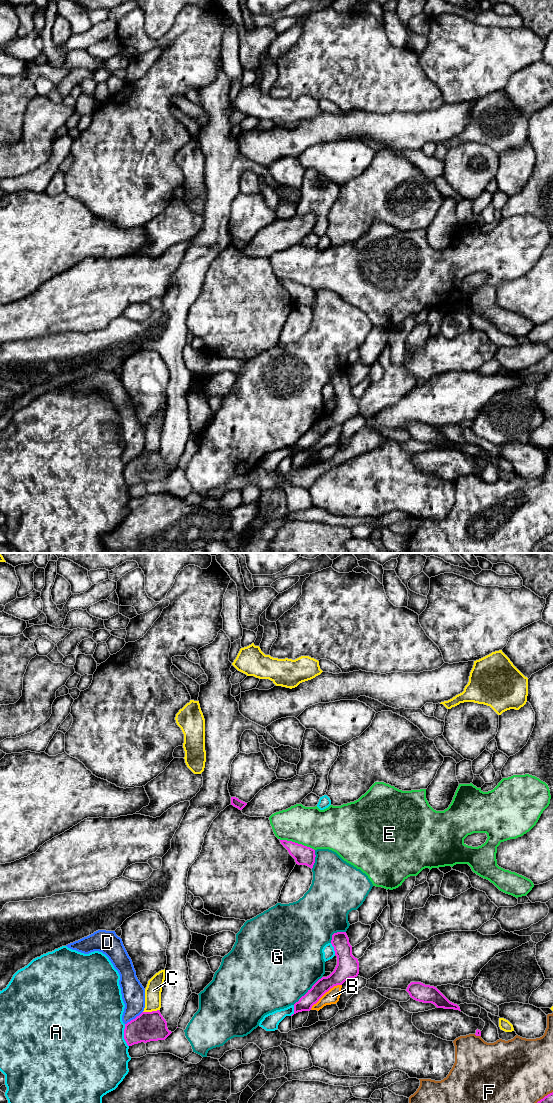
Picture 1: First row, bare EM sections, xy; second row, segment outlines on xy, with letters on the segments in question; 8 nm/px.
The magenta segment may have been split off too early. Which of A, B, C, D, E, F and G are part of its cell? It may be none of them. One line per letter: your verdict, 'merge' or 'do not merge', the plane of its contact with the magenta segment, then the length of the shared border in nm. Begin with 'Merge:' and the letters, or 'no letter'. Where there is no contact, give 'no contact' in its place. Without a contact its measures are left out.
Merge: no letter
A: do not merge; contact in xy; length 190 nm
B: do not merge; contact in xy; length 320 nm
C: do not merge; contact in xy; length 130 nm
D: do not merge; contact in xy; length 180 nm
E: do not merge; contact in xy; length 300 nm
F: do not merge; contact in xy; length 160 nm
G: do not merge; contact in xy; length 340 nm

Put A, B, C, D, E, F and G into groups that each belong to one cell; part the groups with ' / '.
A / B / C / D / E / F / G

